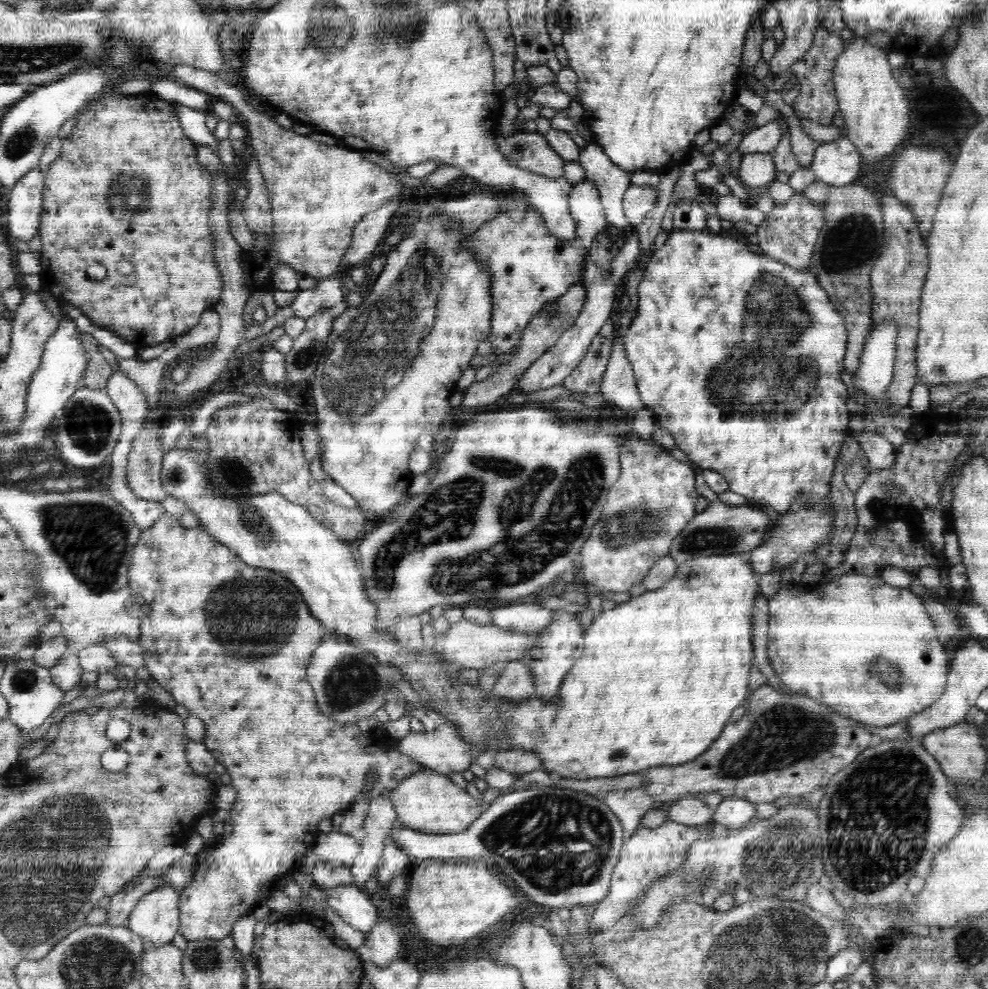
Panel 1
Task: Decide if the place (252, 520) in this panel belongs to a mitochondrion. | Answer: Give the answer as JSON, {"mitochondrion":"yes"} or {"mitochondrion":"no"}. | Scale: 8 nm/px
{"mitochondrion":"yes"}

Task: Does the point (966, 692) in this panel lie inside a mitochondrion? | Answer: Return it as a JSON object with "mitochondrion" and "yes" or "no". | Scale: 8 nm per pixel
{"mitochondrion":"no"}

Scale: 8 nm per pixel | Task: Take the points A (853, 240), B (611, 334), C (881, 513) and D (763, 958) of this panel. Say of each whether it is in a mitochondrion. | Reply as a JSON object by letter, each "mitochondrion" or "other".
{"A":"mitochondrion","B":"other","C":"mitochondrion","D":"mitochondrion"}

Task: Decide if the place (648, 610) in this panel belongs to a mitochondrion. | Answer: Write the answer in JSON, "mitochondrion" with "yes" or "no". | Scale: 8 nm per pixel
{"mitochondrion":"no"}

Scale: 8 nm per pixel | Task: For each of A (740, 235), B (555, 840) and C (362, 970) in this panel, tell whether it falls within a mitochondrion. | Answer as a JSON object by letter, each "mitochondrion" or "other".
{"A":"other","B":"mitochondrion","C":"other"}

